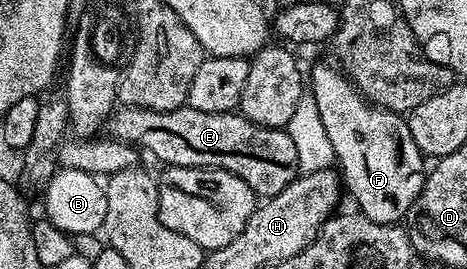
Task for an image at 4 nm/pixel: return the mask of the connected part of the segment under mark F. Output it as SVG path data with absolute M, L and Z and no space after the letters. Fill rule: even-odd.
M336 64L317 65L313 74L308 74L307 81L311 92L315 95L319 117L323 119L323 128L327 130L327 139L331 139L331 147L336 164L340 167L347 193L353 196L356 208L367 219L384 225L397 225L408 214L418 195L425 190L427 161L419 151L415 139L411 139L408 120L400 113L392 113L366 101L357 86L345 76Z

